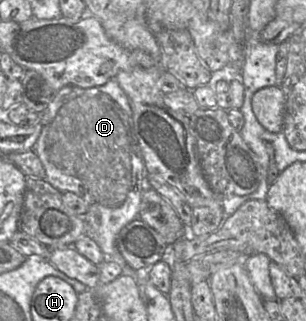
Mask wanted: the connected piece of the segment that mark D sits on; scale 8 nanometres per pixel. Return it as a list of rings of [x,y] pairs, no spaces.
[[[110,79],[108,82],[106,82],[103,85],[91,87],[91,88],[81,88],[77,86],[68,85],[58,90],[54,94],[54,97],[52,98],[52,100],[50,101],[44,112],[38,114],[42,115],[42,121],[40,122],[41,131],[33,147],[33,151],[36,153],[36,155],[40,159],[45,169],[44,180],[46,180],[49,184],[51,184],[54,188],[59,190],[61,193],[72,192],[80,196],[87,202],[87,212],[82,216],[84,219],[85,236],[90,237],[98,244],[106,260],[113,261],[119,264],[123,268],[127,264],[123,256],[121,255],[121,253],[118,251],[116,247],[116,239],[120,230],[125,225],[127,225],[134,219],[139,218],[139,208],[142,199],[142,193],[146,190],[146,188],[149,188],[146,179],[148,173],[144,165],[144,161],[142,158],[139,145],[133,133],[132,110],[127,95],[119,86],[116,79]]]

